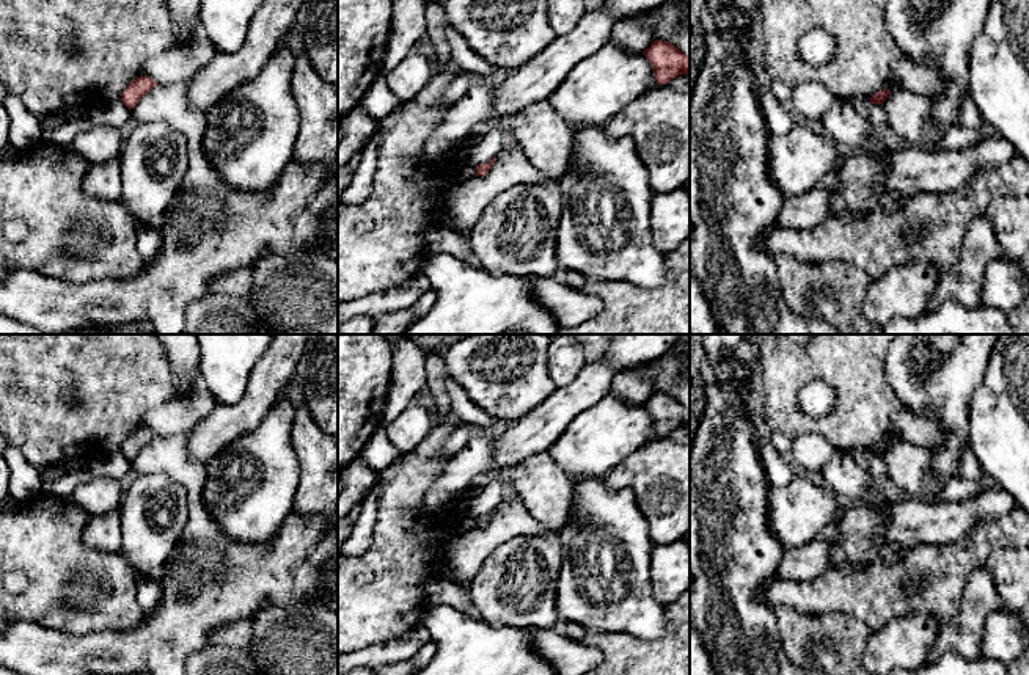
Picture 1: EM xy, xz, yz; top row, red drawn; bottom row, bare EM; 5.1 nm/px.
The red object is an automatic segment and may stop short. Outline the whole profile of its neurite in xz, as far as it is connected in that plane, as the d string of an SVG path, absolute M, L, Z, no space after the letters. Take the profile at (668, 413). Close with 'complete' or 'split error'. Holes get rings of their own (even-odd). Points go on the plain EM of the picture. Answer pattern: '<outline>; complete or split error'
M655 391L643 405L652 416L658 436L666 436L677 427L690 425L690 407L682 405L668 392Z; complete

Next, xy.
M137 429L135 432L132 432L126 441L121 446L121 454L130 462L134 460L138 452L148 444L151 443L156 436L152 430L149 429Z; complete

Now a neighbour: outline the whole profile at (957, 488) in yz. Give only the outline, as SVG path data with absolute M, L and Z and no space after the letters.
M954 477L946 482L944 490L928 498L932 502L963 501L977 496L985 490L983 482Z

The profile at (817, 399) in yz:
M812 381L800 391L796 402L803 413L822 418L836 408L836 392L825 381Z

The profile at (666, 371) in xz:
M680 334L680 339L661 356L633 369L639 374L649 374L655 391L671 394L685 407L690 407L690 374L683 374L685 358L680 355L680 341L688 338L690 334Z

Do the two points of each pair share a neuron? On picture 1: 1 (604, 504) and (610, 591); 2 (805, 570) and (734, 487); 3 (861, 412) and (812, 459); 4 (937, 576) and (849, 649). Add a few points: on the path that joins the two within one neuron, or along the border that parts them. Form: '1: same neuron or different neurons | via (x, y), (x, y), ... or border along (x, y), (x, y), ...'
1: same neuron | via (605, 526), (605, 569)
2: different neurons | border along (784, 551), (776, 573)
3: different neurons | border along (798, 434), (820, 434), (836, 449)
4: different neurons | border along (838, 611), (858, 617), (869, 631)

